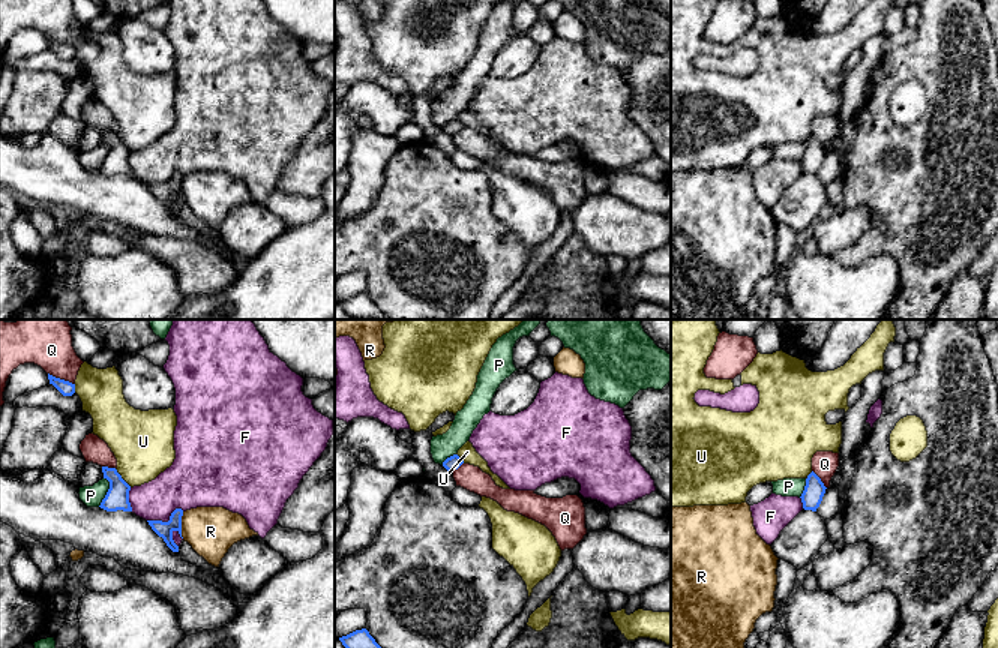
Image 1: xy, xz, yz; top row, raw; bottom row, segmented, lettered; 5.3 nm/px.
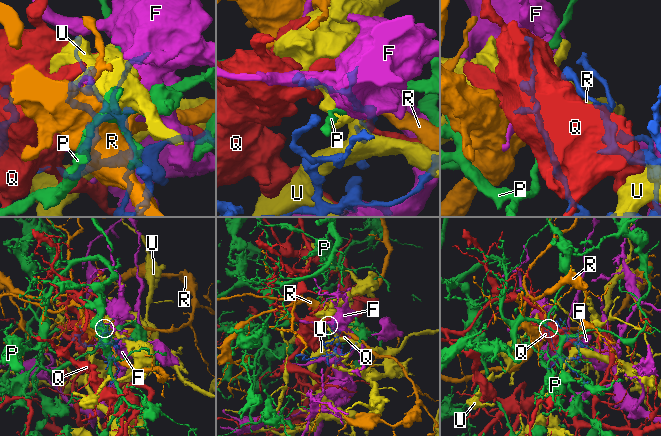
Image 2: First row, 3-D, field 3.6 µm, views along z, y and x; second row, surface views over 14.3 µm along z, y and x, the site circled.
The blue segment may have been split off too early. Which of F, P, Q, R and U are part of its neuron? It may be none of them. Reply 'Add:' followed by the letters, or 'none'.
Add: none

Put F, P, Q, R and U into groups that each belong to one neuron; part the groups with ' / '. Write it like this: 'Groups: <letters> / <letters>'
Groups: F / P / Q / R / U

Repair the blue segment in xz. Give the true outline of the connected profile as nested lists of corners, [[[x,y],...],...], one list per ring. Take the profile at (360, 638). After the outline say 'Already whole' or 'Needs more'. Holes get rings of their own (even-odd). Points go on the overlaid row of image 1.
[[[366,628],[339,638],[345,648],[381,648]]]. Already whole

